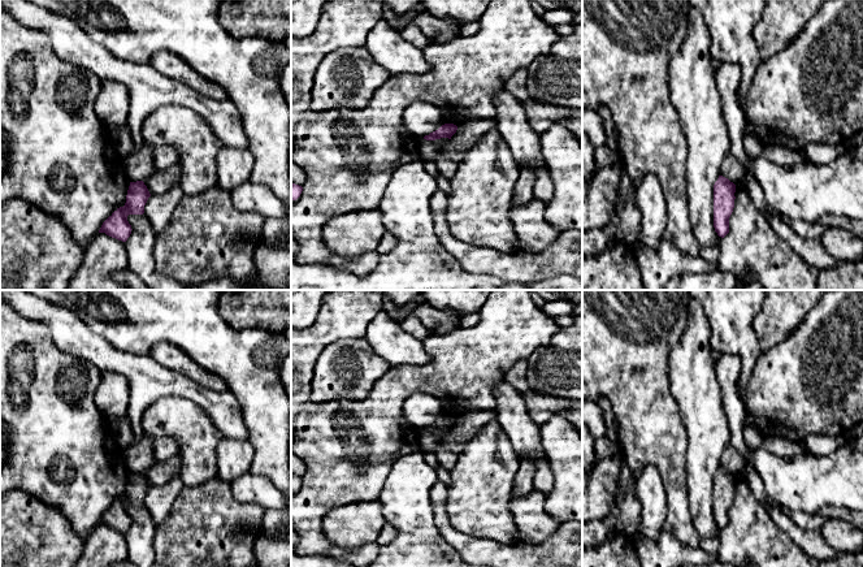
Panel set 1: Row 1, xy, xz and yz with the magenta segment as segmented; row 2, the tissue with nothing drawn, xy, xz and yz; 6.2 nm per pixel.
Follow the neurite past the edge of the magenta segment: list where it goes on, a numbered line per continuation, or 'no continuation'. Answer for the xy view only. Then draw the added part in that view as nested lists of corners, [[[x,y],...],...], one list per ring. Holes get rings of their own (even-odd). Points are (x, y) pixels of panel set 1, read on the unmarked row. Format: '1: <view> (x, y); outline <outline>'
no continuation

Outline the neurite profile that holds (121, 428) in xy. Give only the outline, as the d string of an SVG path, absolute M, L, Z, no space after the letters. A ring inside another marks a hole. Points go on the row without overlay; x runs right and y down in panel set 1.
M125 414L121 417L109 416L107 417L107 421L108 421L108 427L112 430L112 437L117 447L121 451L130 447L134 441L134 434L127 414Z

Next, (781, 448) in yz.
M764 437L763 446L780 458L792 459L808 453L803 442L793 442L781 437Z

